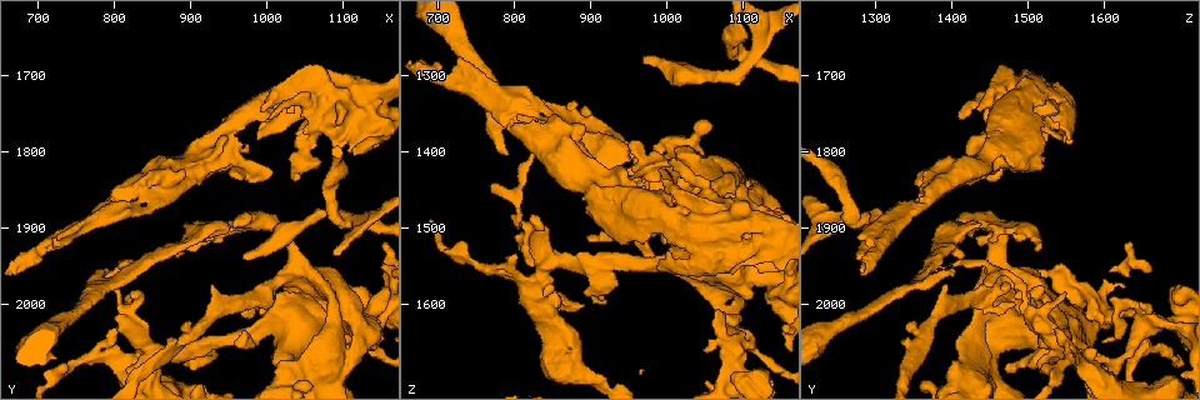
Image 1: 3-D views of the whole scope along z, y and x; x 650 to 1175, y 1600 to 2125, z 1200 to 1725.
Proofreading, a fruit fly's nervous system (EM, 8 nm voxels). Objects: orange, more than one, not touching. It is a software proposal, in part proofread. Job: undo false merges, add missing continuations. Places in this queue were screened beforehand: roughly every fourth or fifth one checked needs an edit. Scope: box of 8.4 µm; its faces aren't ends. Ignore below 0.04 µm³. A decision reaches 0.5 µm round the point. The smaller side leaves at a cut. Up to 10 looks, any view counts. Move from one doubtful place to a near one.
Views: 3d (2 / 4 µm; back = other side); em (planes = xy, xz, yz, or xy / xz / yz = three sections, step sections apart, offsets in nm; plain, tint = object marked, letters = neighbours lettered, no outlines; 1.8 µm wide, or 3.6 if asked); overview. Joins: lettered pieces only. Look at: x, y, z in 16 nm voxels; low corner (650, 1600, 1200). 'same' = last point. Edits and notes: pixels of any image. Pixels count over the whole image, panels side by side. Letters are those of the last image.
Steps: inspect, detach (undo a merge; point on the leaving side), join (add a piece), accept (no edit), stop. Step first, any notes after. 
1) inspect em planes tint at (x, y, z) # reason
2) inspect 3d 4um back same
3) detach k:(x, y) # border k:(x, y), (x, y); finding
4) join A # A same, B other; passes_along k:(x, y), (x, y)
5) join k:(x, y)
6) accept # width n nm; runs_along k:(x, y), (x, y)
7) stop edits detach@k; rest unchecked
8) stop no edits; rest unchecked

inspect em planes tint at (895, 1895, 1435) # an open end

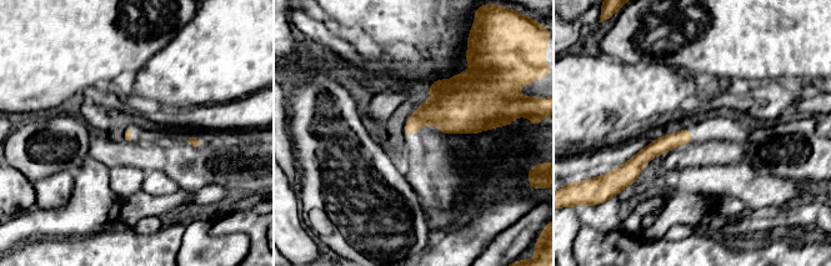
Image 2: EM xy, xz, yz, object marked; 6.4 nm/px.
inspect em planes letters same # what lies round it

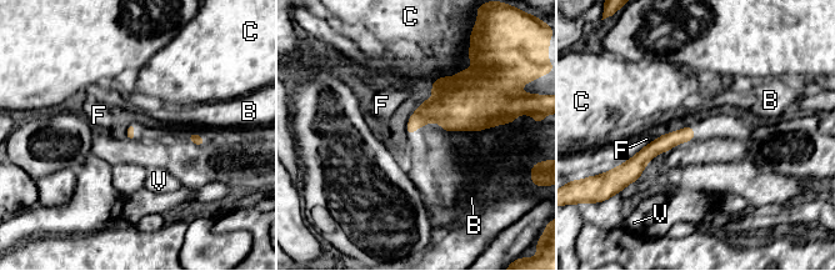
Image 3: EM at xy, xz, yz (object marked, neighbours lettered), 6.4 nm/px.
accept # B other, C other, F other, V other; runs_along 3:(690, 131), (653, 149), (635, 174); none of them fits

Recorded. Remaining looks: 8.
inspect em planes tint at (975, 1945, 1275)

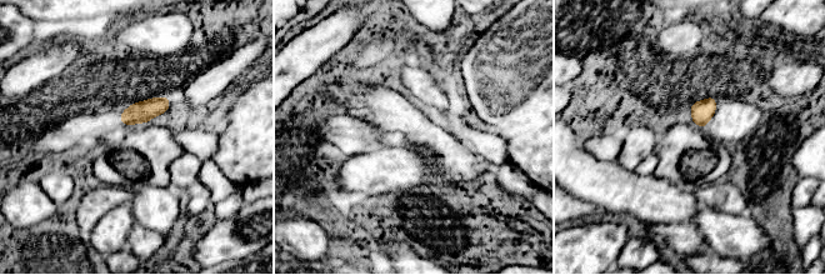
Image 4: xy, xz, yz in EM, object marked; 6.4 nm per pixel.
inspect em planes letters same # what lies round it

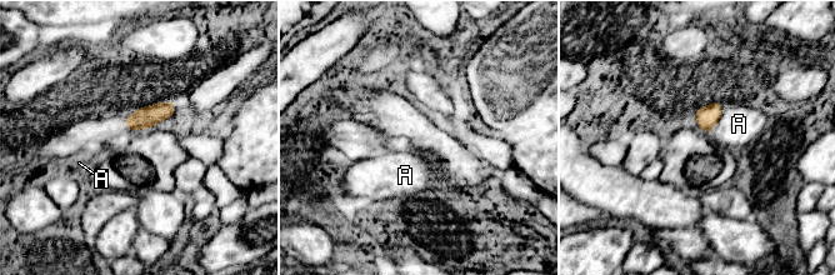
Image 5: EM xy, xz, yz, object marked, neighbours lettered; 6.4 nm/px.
accept # A other; border 5:(721, 104), (721, 114), (709, 133); no lettered piece goes on from it

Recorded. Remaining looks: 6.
inspect em 3.6um planes letters at (1005, 1730, 1485) # thick turns thin

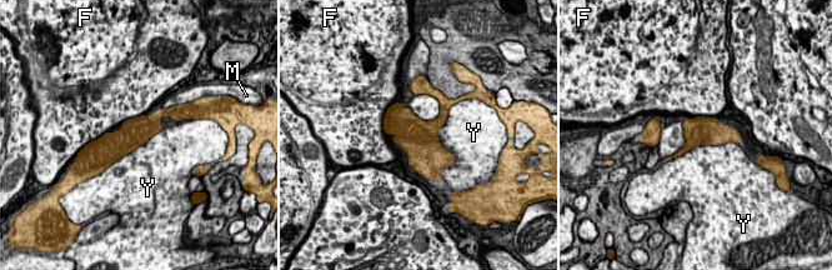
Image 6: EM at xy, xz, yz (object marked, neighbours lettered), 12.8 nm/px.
accept # width 360 nm; F other, M other, Y other; border 6:(738, 143), (698, 144), (673, 158); continuous, no second neuron

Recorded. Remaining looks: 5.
inspect 3d 4um at (1085, 2065, 1630) # branch point

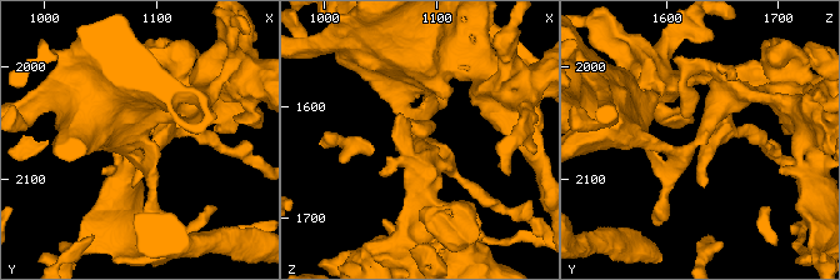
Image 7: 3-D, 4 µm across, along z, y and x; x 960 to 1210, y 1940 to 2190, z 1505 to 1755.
inspect em planes letters at (1084, 2062, 1628)

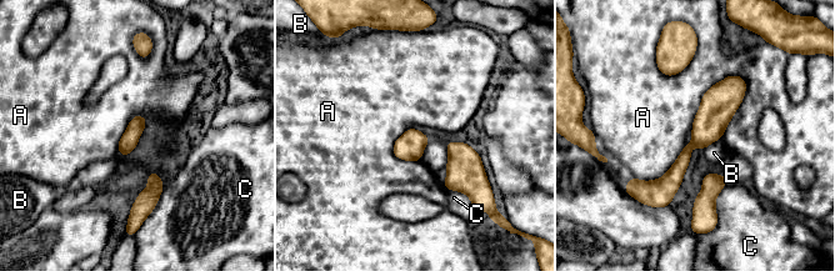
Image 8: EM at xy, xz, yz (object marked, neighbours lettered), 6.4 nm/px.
accept # width 110 nm; A other, B other, C other; border 8:(741, 76), (704, 94), (690, 131); one neuron here

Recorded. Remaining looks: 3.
stop no edits; rest unchecked

